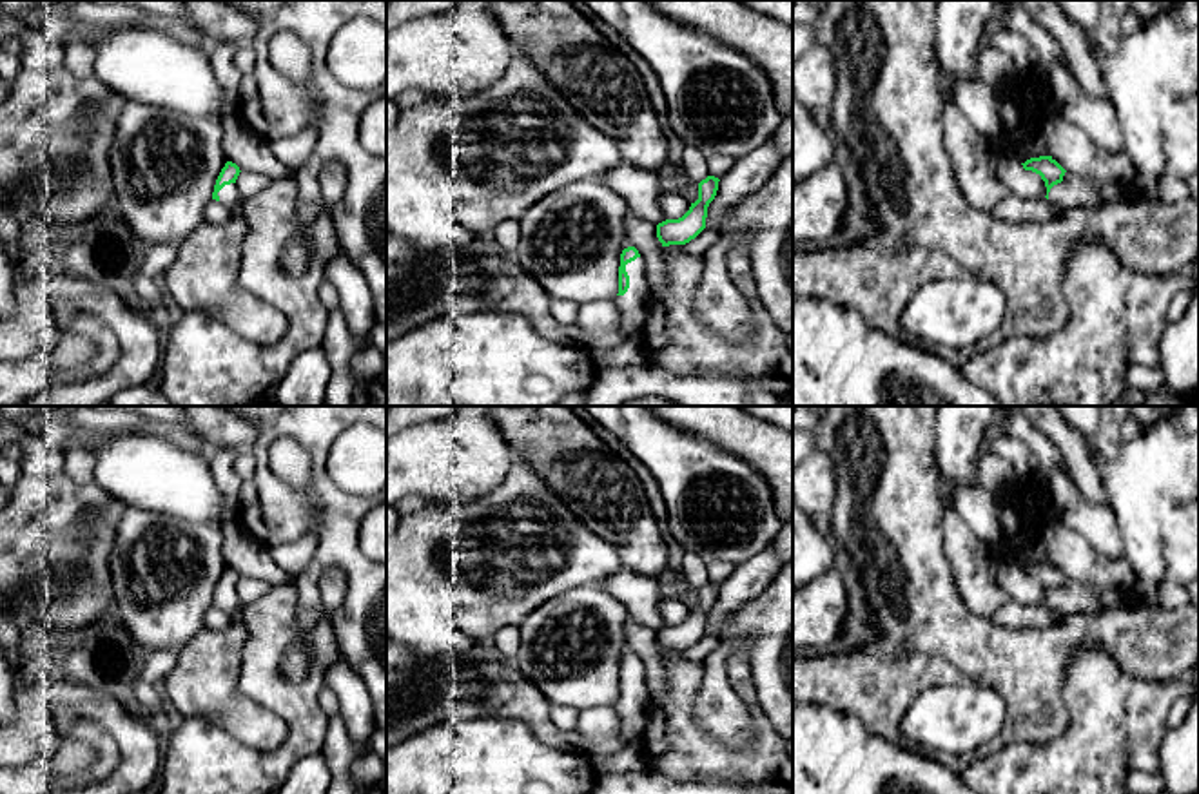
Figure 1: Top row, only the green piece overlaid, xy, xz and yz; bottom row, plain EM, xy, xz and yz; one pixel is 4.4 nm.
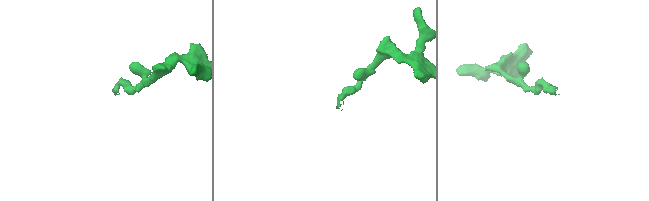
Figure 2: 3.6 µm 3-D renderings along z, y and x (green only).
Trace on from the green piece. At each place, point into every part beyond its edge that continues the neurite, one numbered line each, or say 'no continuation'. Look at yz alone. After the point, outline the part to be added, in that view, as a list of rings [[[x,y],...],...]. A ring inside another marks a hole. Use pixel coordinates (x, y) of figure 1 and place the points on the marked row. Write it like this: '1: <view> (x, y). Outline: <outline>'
1: yz (1074, 191). Outline: [[[1065,172],[1063,181],[1048,192],[1048,201],[1061,212],[1070,208],[1096,208],[1125,199],[1126,194],[1116,185],[1103,185],[1085,179],[1072,172]]]

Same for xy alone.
1: xy (229, 196). Outline: [[[230,183],[230,185],[225,185],[219,192],[219,203],[223,203],[225,207],[236,210],[238,205],[239,205],[239,192],[238,192],[238,187],[236,183]]]

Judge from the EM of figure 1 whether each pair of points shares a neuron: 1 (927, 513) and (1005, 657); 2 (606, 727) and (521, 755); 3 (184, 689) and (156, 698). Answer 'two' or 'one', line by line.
1: one
2: two
3: two

